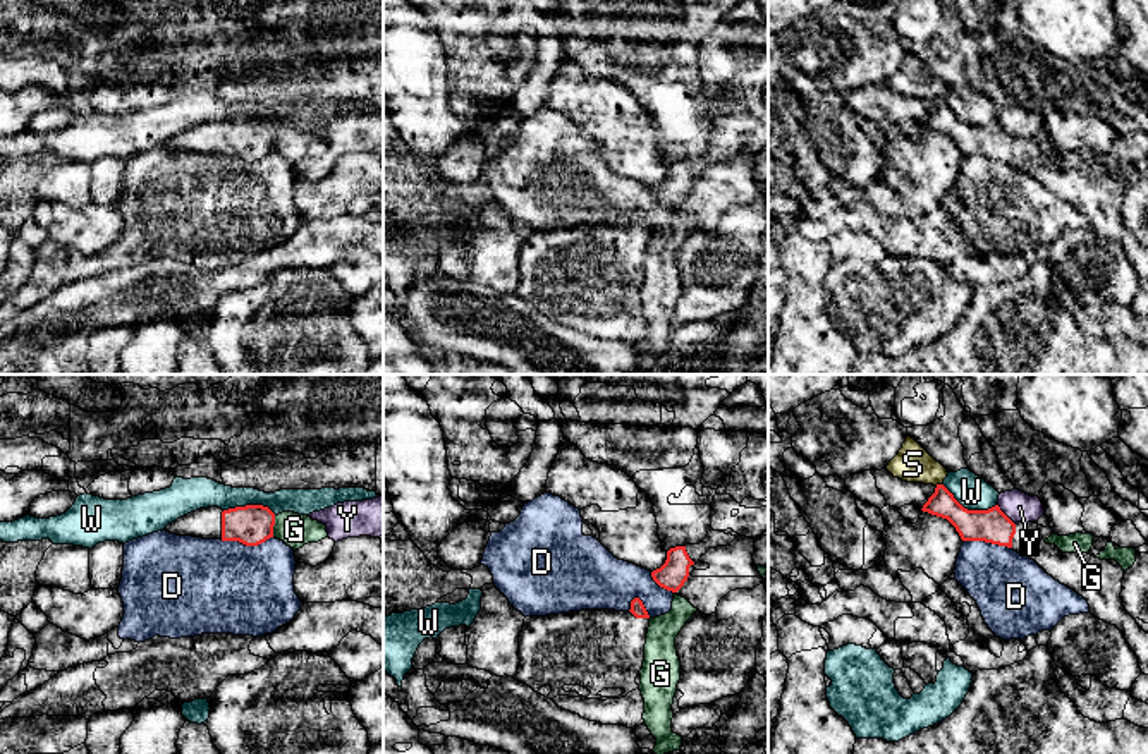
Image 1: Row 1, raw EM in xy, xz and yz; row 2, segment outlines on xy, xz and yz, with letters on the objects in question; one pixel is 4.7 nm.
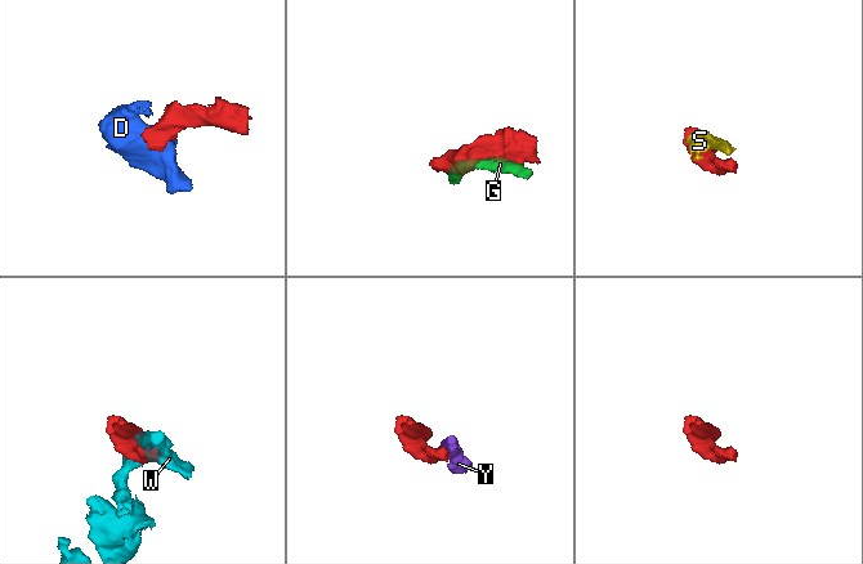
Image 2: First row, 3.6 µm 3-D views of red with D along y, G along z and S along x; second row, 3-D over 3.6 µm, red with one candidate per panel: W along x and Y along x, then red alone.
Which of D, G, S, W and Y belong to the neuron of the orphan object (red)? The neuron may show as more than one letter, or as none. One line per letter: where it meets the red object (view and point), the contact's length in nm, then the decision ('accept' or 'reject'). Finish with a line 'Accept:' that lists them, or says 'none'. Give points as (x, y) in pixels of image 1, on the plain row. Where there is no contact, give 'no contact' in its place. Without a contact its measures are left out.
D: meets red in xy at (246, 160); contact 240 nm long; reject
G: meets red in xy at (274, 139); contact 110 nm long; reject
S: meets red in yz at (937, 100); contact 30 nm long; reject
W: meets red in yz at (966, 124); contact 280 nm long; reject
Y: meets red in yz at (1004, 129); contact 130 nm long; reject
Accept: none

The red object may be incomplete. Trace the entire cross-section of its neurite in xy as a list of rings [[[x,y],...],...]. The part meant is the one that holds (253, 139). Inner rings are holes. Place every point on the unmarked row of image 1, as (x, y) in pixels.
[[[246,120],[229,125],[218,122],[199,124],[165,143],[177,151],[239,156],[258,161],[273,153],[275,129],[263,120]]]

